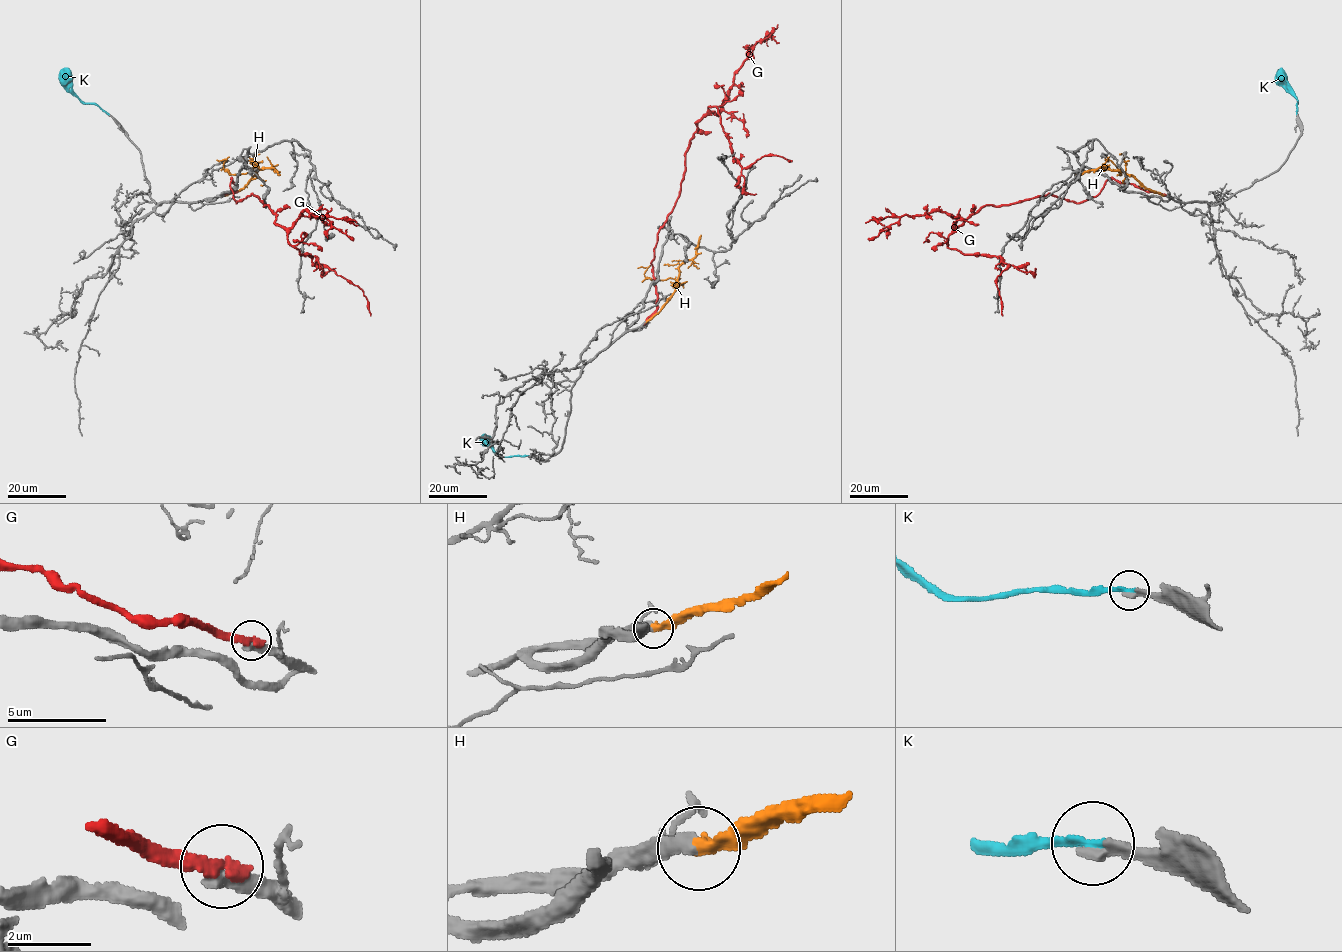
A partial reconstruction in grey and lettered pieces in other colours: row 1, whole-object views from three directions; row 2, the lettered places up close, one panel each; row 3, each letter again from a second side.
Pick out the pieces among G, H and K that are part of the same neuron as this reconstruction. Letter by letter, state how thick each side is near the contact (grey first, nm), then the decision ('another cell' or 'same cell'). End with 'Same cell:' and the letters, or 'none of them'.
G: 360 nm thick on the grey side, 380 nm on the other; another cell
H: 320 nm thick on the grey side, 360 nm on the other; same cell
K: 280 nm thick on the grey side, 240 nm on the other; another cell
Same cell: H

